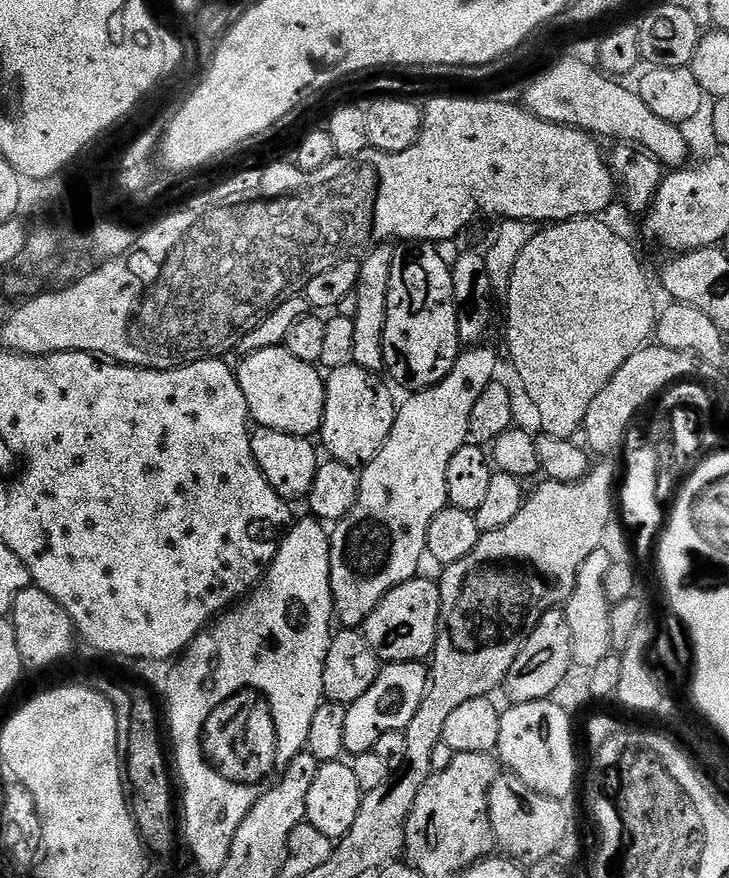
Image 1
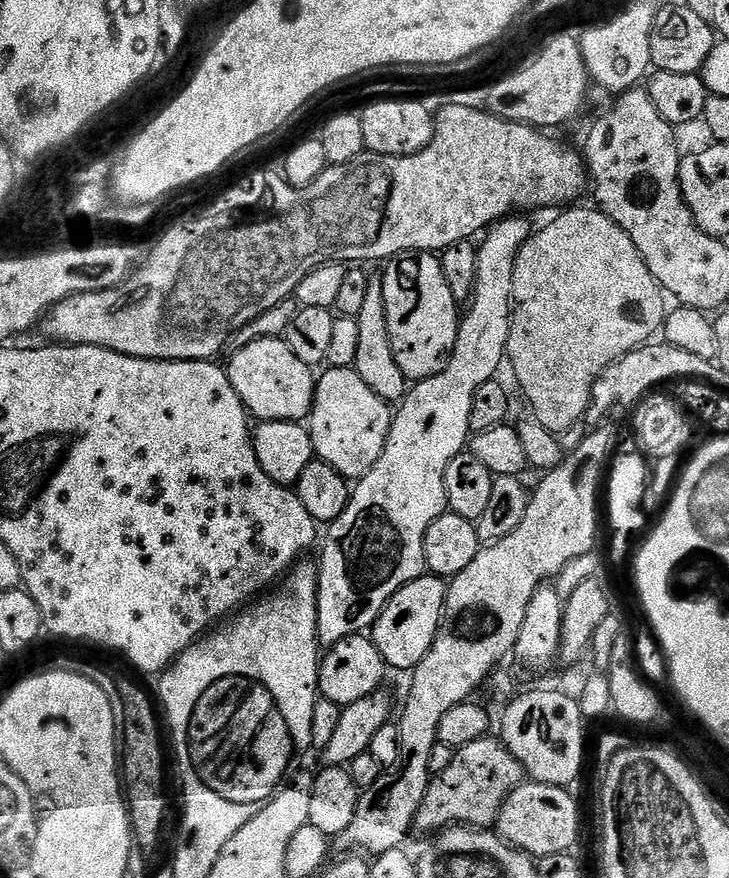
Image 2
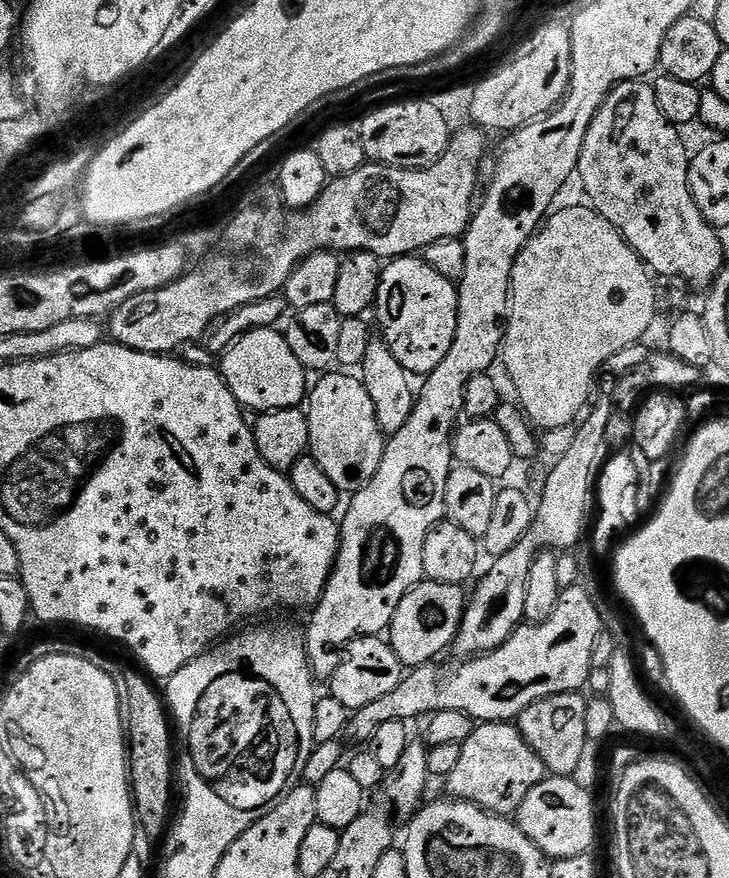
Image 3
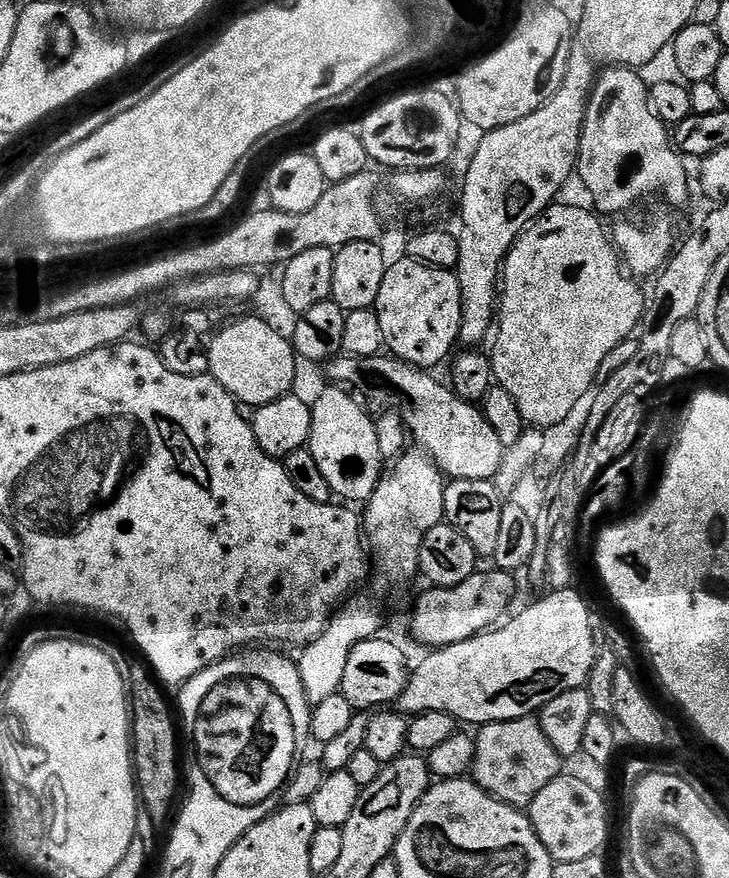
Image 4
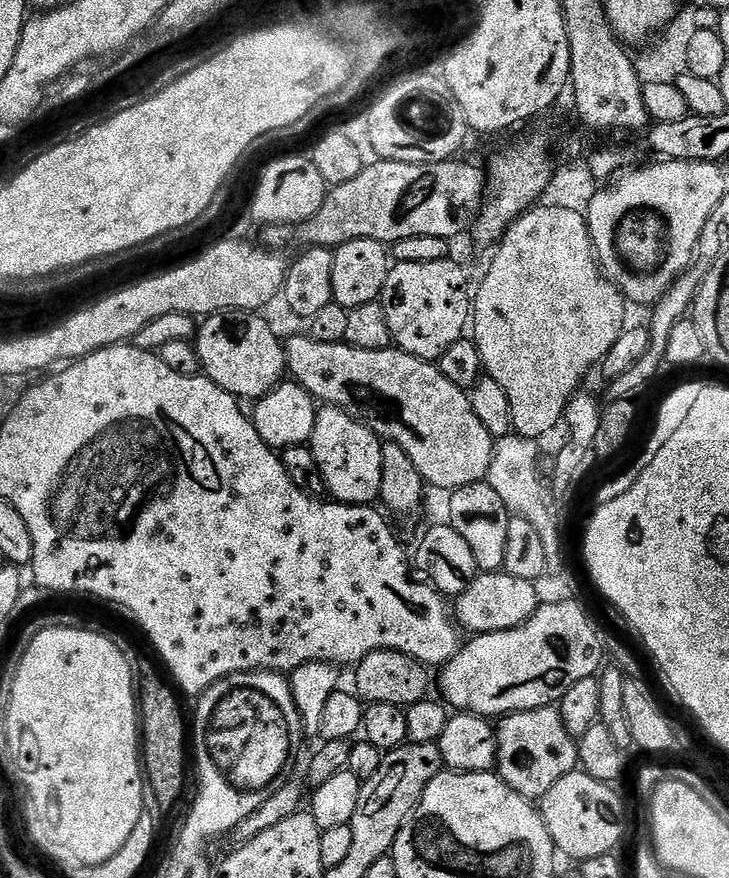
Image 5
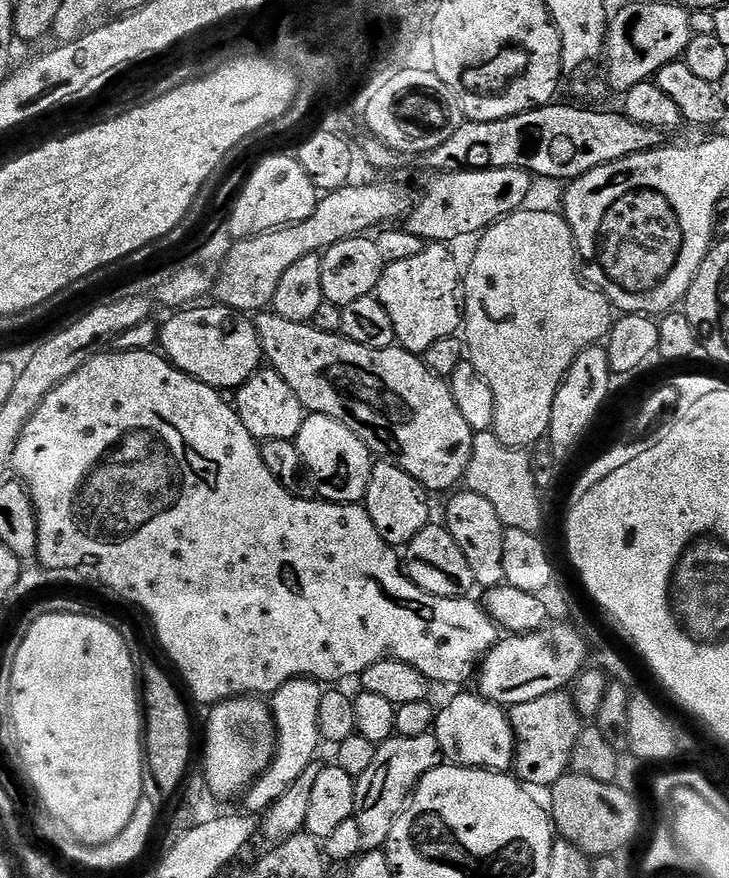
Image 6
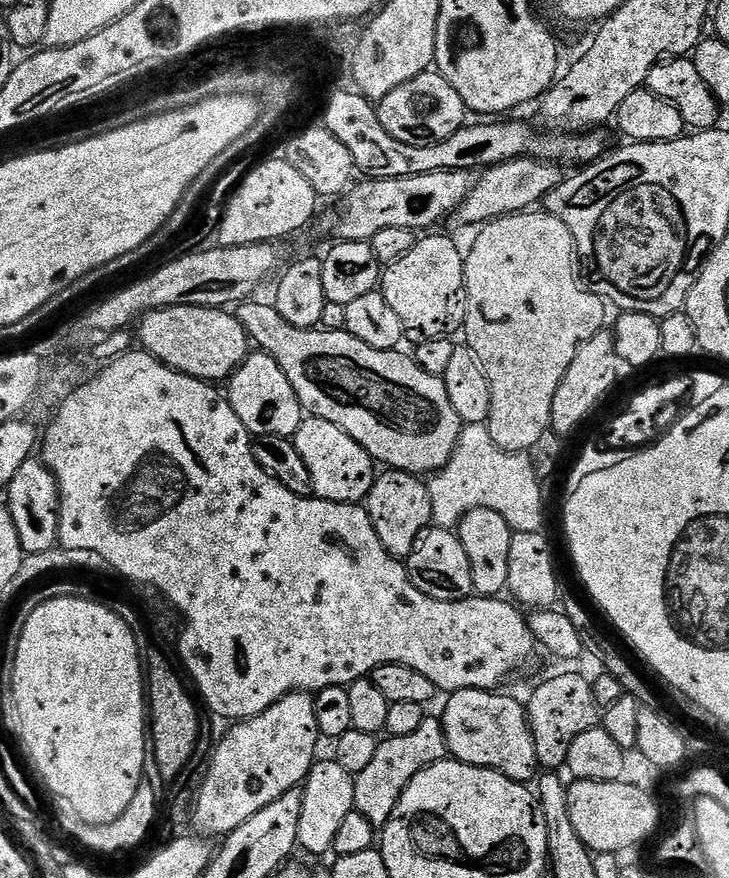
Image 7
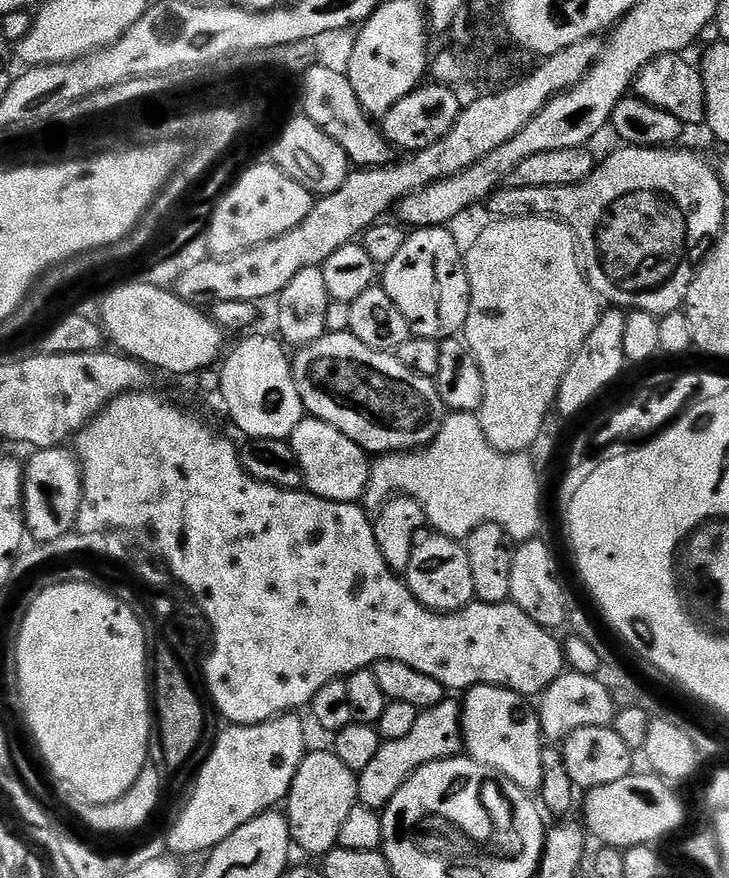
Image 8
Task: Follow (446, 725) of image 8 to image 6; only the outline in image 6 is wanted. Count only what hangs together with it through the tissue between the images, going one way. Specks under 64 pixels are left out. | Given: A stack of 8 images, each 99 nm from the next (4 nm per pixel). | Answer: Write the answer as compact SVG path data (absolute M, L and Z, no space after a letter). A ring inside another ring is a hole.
M432 732L418 734L418 738L395 735L386 742L376 745L374 762L370 762L366 774L355 777L354 818L358 822L358 831L362 834L361 849L380 850L387 845L390 830L409 803L416 783L430 770L440 767L441 763L438 738Z

